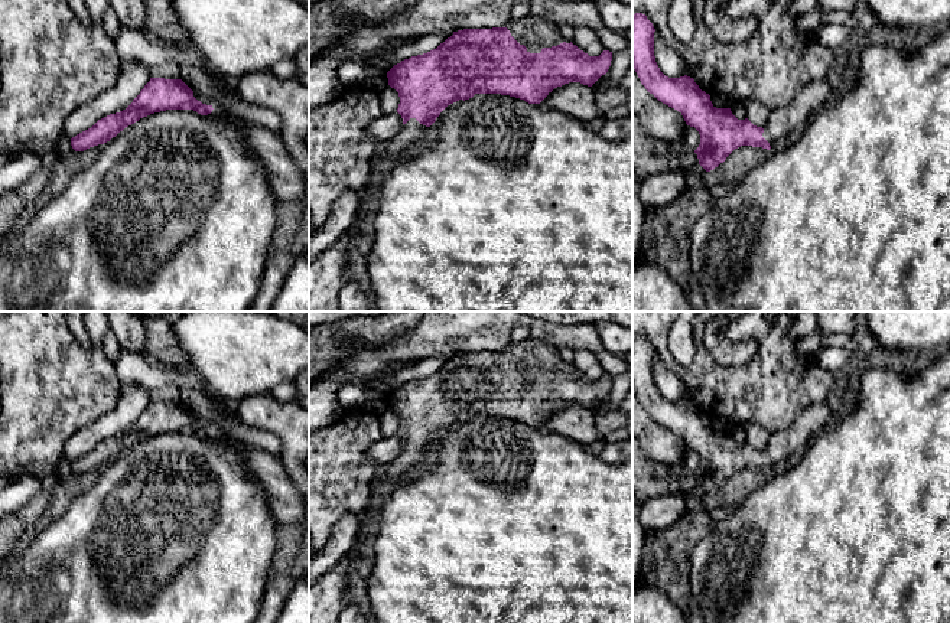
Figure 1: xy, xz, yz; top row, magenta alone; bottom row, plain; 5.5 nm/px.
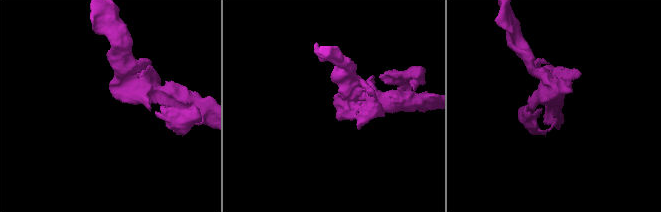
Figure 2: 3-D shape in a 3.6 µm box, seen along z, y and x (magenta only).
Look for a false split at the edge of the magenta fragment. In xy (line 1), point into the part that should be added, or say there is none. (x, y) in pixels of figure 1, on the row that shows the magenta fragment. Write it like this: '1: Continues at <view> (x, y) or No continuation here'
1: No continuation here

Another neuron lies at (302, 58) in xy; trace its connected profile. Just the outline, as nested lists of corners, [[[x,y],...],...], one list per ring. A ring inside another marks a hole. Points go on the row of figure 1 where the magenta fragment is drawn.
[[[309,46],[297,52],[293,79],[309,88]]]

